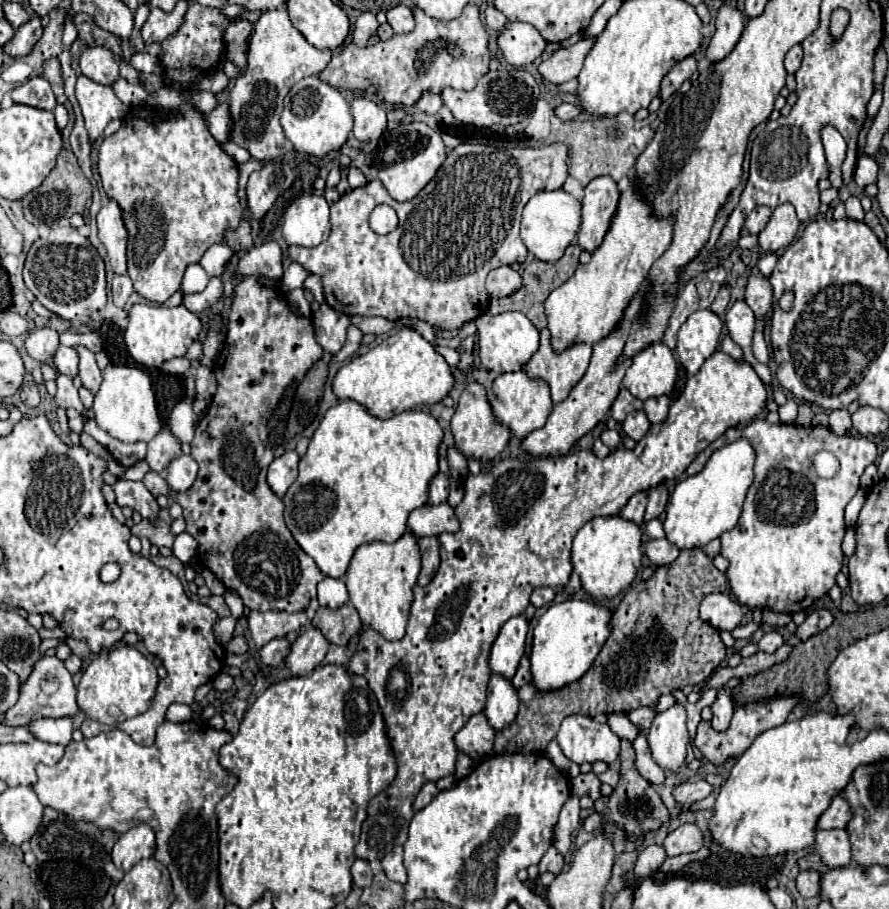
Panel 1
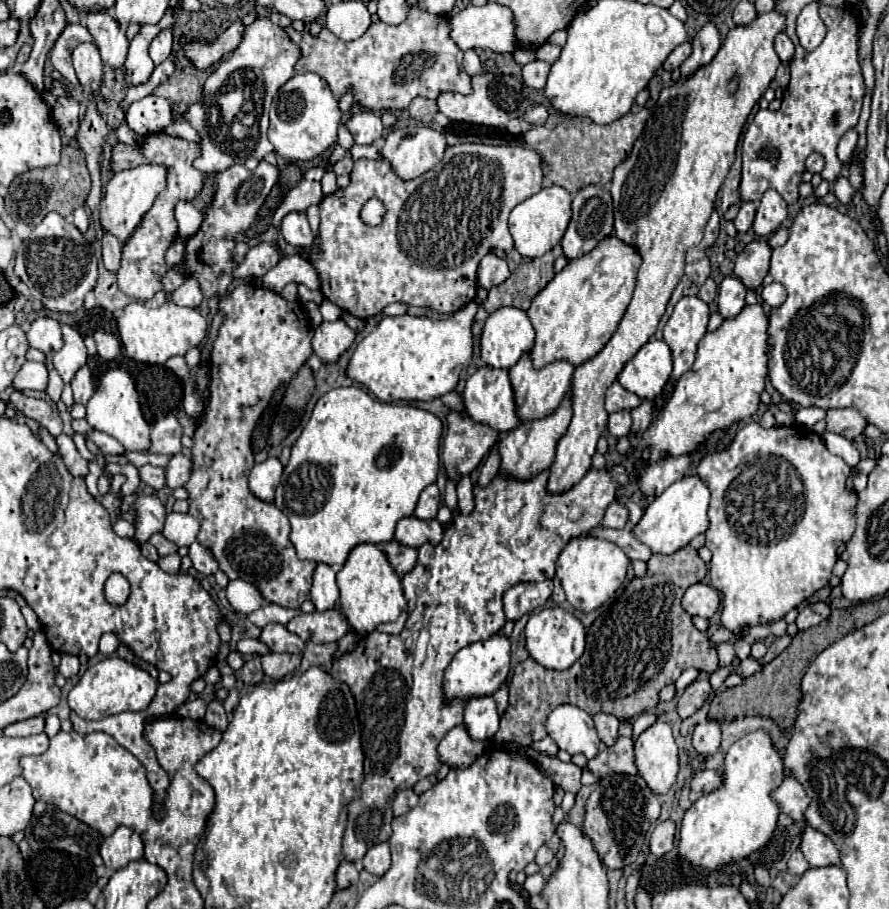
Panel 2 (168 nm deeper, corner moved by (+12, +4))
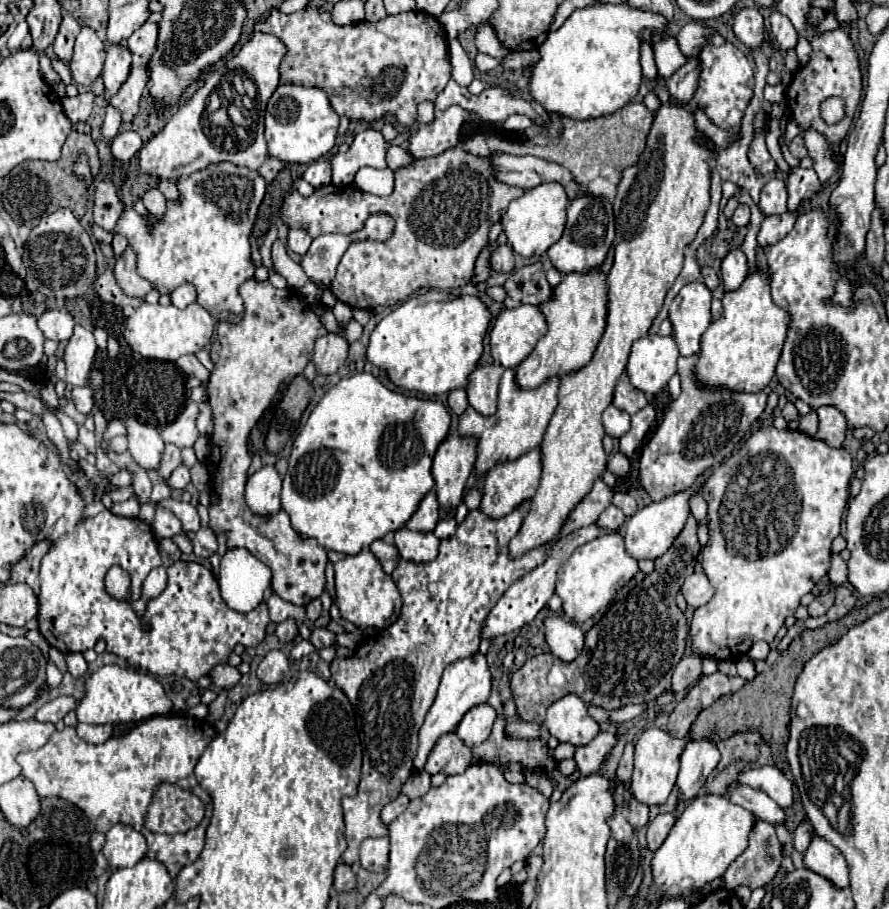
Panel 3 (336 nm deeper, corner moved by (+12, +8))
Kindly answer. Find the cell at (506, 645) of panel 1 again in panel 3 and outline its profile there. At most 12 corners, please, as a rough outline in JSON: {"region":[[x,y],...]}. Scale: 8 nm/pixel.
{"region":[[482,653],[444,669],[420,729],[414,767],[468,709],[486,703],[492,673]]}

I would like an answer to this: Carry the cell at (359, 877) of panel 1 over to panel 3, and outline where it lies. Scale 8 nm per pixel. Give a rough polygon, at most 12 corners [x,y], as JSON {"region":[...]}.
{"region":[[340,861],[334,871],[334,889],[352,891],[356,885],[350,865]]}

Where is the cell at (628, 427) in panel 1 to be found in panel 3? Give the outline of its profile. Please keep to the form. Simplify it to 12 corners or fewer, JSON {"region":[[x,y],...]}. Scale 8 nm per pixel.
{"region":[[610,405],[602,421],[610,437],[622,437],[630,429],[630,415]]}

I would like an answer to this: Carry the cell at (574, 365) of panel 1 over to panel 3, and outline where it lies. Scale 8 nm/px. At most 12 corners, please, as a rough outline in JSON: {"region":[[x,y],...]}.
{"region":[[506,369],[498,411],[460,415],[478,437],[478,473],[542,443],[560,379],[534,389]]}

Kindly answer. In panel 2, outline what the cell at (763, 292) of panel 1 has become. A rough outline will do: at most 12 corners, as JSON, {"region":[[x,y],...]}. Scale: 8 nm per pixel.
{"region":[[756,239],[736,259],[734,273],[758,289],[768,273],[772,247]]}

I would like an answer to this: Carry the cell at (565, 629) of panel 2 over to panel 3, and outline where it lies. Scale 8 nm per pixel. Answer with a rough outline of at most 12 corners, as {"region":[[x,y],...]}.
{"region":[[562,615],[544,619],[544,641],[570,663],[584,647],[584,633]]}

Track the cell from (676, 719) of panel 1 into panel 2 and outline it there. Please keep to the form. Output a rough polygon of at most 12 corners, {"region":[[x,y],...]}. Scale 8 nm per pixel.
{"region":[[668,723],[634,743],[638,775],[664,795],[678,775]]}

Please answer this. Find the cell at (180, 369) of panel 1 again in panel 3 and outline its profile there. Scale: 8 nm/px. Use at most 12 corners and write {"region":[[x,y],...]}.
{"region":[[182,355],[176,365],[186,376],[208,381],[204,369],[194,355]]}

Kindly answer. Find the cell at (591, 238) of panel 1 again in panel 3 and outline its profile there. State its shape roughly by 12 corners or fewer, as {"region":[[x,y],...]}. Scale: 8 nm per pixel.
{"region":[[570,201],[564,235],[546,253],[560,273],[588,273],[614,241],[610,201]]}

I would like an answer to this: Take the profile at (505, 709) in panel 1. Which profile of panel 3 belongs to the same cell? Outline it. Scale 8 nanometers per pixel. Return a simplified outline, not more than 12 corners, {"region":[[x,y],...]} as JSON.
{"region":[[476,705],[462,717],[456,733],[470,747],[488,739],[494,707]]}

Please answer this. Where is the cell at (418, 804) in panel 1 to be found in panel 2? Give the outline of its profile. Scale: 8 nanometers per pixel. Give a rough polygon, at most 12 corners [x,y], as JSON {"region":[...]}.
{"region":[[412,789],[396,795],[392,801],[394,817],[408,813],[418,803]]}

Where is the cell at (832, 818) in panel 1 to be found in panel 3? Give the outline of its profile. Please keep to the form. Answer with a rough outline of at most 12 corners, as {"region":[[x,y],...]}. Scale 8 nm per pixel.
{"region":[[778,767],[748,769],[738,781],[764,791],[782,809],[794,787]]}

